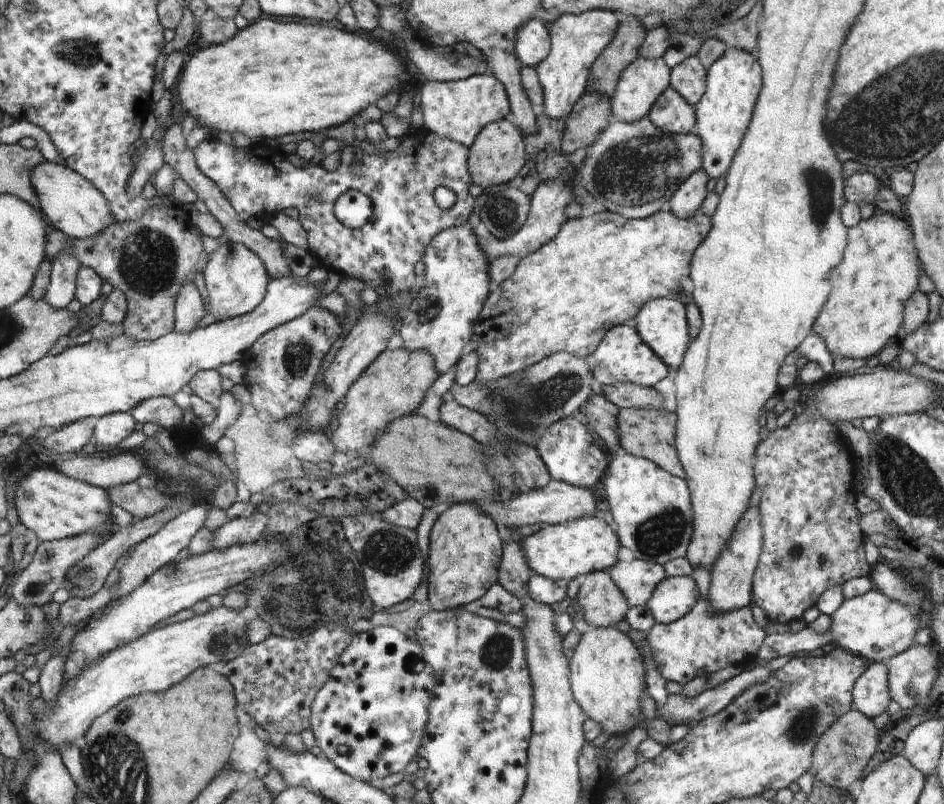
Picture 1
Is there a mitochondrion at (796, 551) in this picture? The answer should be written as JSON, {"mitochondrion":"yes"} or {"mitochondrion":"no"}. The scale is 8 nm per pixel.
{"mitochondrion":"no"}

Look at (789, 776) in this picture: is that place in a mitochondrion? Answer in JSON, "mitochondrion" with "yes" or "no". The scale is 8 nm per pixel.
{"mitochondrion":"no"}

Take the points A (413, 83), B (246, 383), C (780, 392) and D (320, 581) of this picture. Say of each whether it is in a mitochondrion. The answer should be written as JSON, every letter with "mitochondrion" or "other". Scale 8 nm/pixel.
{"A":"other","B":"other","C":"other","D":"mitochondrion"}

